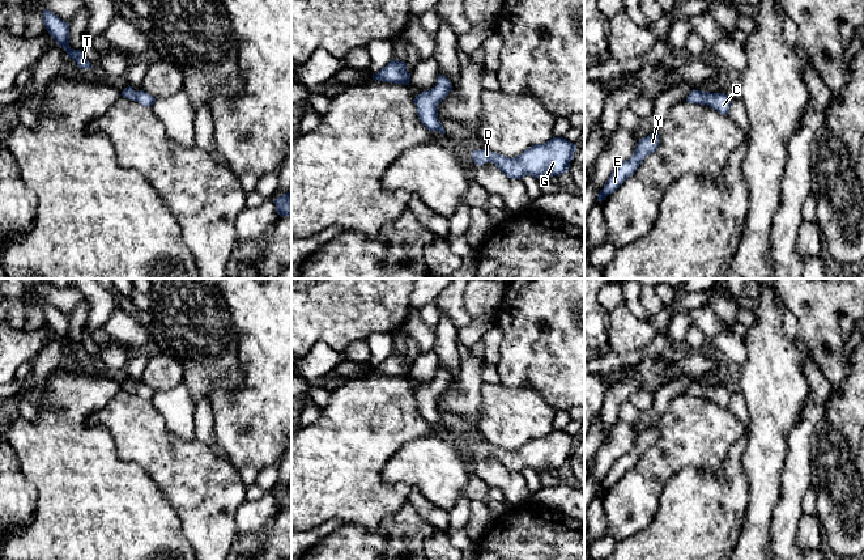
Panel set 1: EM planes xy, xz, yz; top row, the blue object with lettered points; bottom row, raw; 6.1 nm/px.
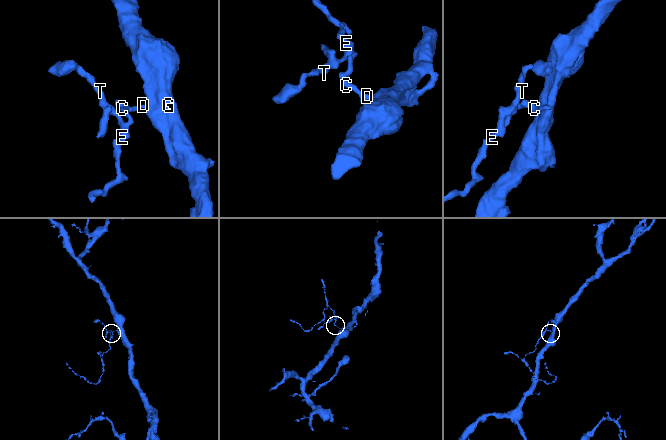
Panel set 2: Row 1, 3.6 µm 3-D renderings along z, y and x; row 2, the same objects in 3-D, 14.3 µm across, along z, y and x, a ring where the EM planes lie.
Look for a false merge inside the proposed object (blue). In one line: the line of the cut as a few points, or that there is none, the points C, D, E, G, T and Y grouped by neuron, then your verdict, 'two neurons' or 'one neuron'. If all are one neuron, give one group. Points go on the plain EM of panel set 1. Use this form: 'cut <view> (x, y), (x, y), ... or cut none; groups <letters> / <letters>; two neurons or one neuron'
cut none; groups C D E G T Y; one neuron

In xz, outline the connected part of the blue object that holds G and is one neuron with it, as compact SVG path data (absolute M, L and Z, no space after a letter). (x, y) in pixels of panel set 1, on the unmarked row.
M553 430L545 437L536 437L522 447L510 451L485 441L473 444L476 458L493 455L510 472L520 472L532 468L537 472L548 472L569 464L576 438L563 430Z

